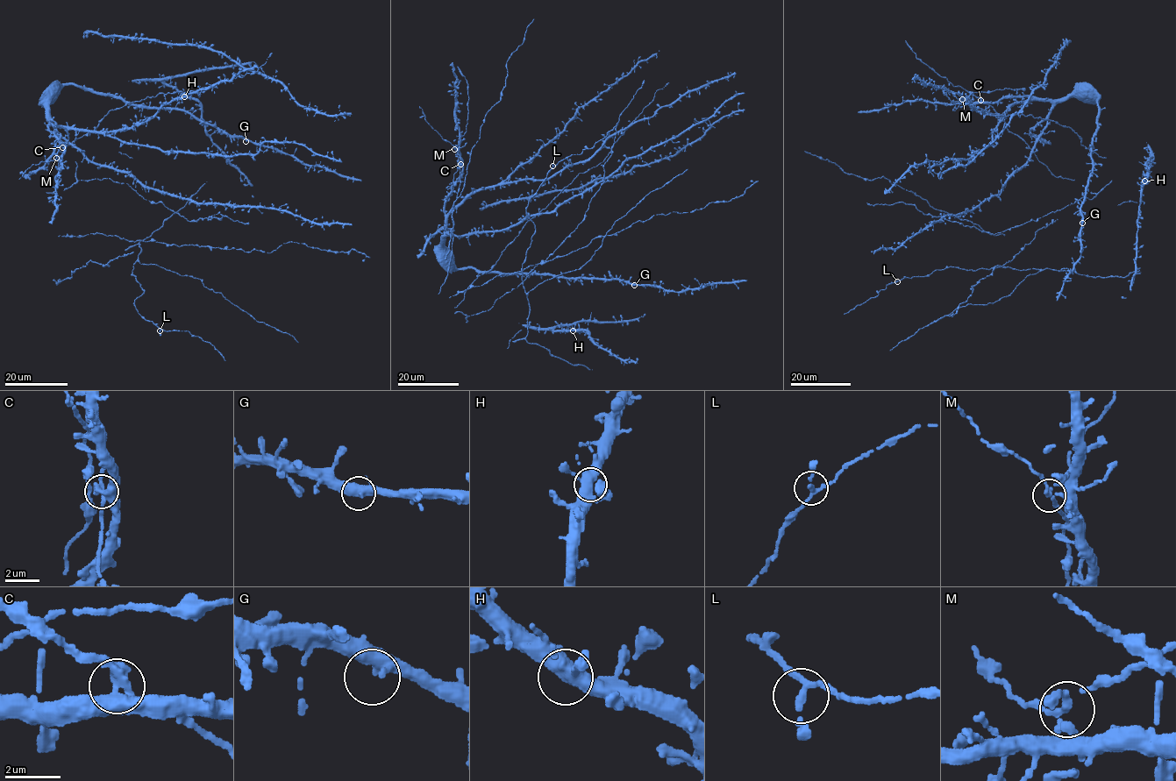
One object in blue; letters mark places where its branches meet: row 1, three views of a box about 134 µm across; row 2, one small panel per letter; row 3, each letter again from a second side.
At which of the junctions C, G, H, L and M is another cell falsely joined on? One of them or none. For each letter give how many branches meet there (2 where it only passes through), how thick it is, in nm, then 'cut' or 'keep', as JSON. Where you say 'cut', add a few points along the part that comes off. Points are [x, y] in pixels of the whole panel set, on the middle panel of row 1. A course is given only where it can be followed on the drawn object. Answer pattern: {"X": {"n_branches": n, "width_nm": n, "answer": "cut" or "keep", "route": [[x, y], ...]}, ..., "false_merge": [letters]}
{"C": {"n_branches": 4, "width_nm": 380, "answer": "keep"}, "G": {"n_branches": 3, "width_nm": 300, "answer": "keep"}, "H": {"n_branches": 4, "width_nm": 400, "answer": "keep"}, "L": {"n_branches": 3, "width_nm": 220, "answer": "keep"}, "M": {"n_branches": 4, "width_nm": 200, "answer": "cut", "route": [[454, 149], [458, 153], [458, 170], [453, 175], [453, 189], [448, 201]]}, "false_merge": ["M"]}

